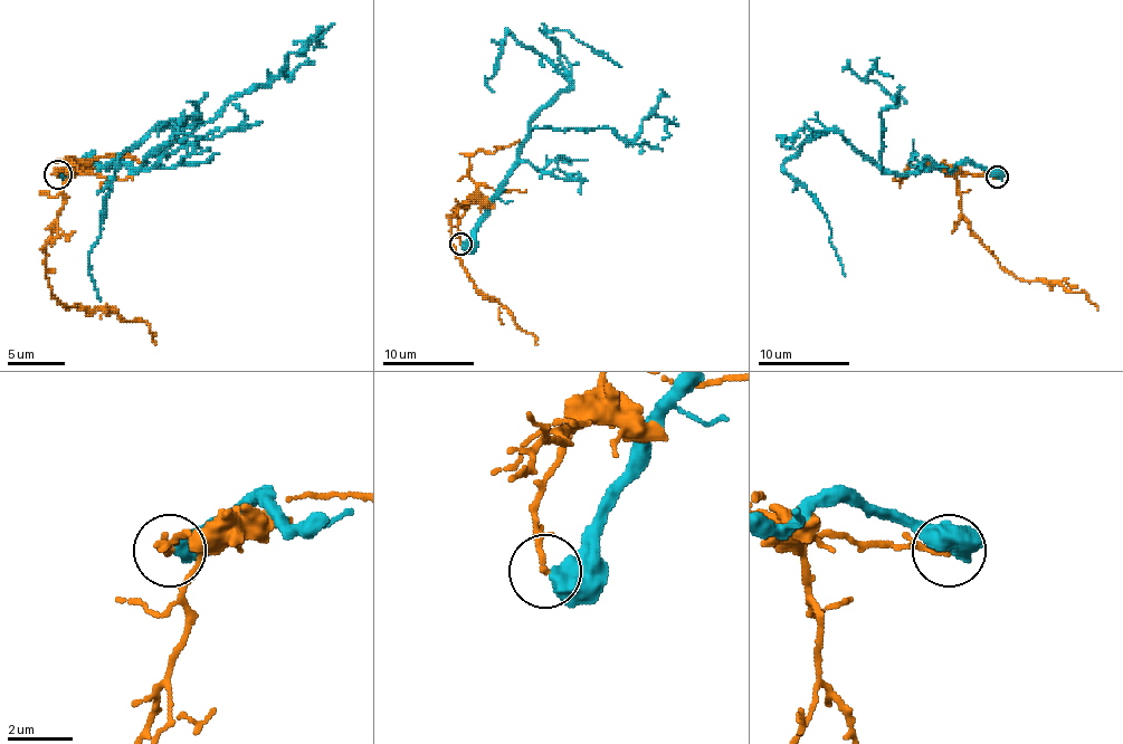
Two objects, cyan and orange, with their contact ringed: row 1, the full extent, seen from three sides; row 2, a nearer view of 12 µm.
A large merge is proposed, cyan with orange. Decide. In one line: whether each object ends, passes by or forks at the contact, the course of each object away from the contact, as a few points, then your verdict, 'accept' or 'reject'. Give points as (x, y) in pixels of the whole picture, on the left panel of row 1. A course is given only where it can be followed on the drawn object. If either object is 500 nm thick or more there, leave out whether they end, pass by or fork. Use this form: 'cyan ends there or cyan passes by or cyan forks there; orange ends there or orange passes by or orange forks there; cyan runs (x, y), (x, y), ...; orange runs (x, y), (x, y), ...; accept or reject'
cyan runs (59, 173), (88, 156), (138, 171), (196, 118), (161, 122), (117, 160), (88, 255), (101, 301); orange runs (57, 173), (66, 171), (68, 182), (46, 246), (48, 286), (66, 306), (143, 321), (155, 344); reject

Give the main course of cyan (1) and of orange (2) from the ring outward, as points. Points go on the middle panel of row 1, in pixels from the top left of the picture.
1: (462, 244), (507, 178), (527, 124), (569, 85), (507, 30), (494, 76), (485, 76), (494, 92)
2: (459, 244), (459, 217), (469, 203), (450, 219), (453, 246), (467, 276), (478, 289), (503, 305), (538, 344)

